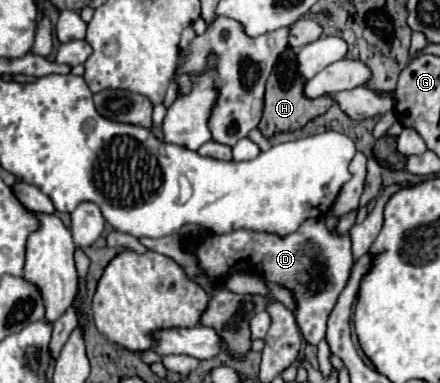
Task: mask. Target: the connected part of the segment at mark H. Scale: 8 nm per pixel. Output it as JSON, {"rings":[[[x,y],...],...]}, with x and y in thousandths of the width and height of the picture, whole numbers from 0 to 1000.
{"rings":[[[655,125],[627,178],[618,183],[609,214],[605,214],[605,251],[600,251],[600,303],[586,324],[586,339],[595,345],[595,355],[614,360],[632,345],[659,345],[659,339],[682,339],[691,334],[705,313],[723,308],[727,298],[741,298],[750,287],[750,277],[759,272],[759,261],[750,251],[732,251],[732,256],[718,256],[718,261],[700,261],[691,256],[686,245],[686,204],[677,198],[673,188],[673,146],[668,146],[668,131]]]}

